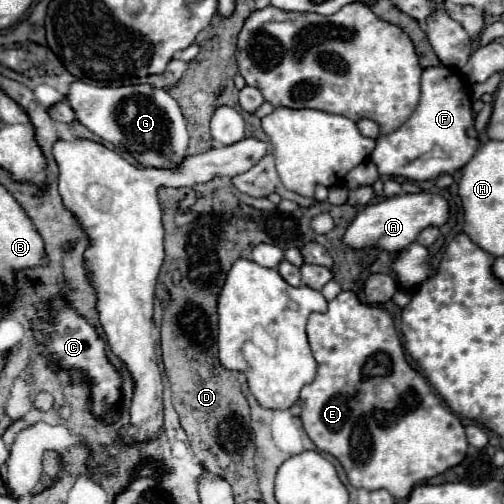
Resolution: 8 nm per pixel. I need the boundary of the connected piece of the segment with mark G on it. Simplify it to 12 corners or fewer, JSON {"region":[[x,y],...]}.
{"region":[[73,82],[75,118],[145,168],[177,168],[189,132],[163,88]]}

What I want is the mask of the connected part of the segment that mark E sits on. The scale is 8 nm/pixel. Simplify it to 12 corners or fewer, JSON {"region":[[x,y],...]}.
{"region":[[385,308],[309,316],[301,422],[355,488],[407,498],[463,424]]}

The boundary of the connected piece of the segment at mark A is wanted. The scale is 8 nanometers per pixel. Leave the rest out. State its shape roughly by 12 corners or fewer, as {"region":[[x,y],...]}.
{"region":[[431,192],[365,206],[343,242],[407,248],[423,228],[443,226],[449,204]]}

